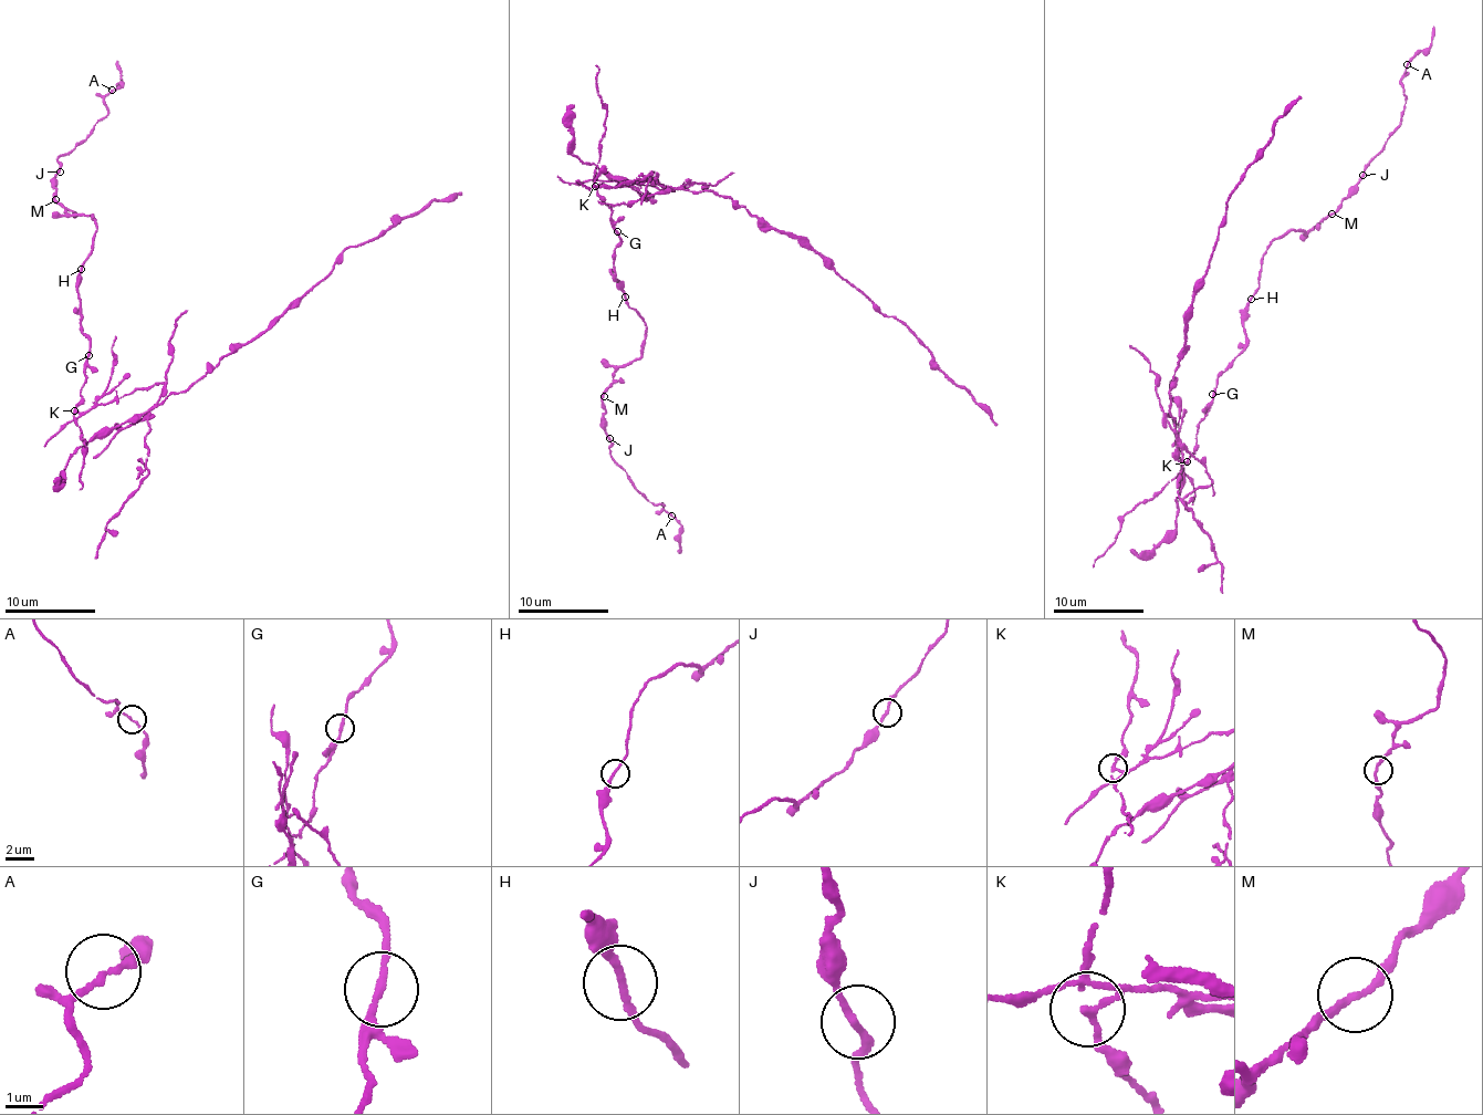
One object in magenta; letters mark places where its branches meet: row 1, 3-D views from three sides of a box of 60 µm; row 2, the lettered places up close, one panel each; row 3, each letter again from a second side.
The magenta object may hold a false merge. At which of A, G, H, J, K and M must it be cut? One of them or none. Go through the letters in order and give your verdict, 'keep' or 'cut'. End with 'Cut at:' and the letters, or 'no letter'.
A: keep
G: keep
H: keep
J: keep
K: cut
M: keep
Cut at: K

